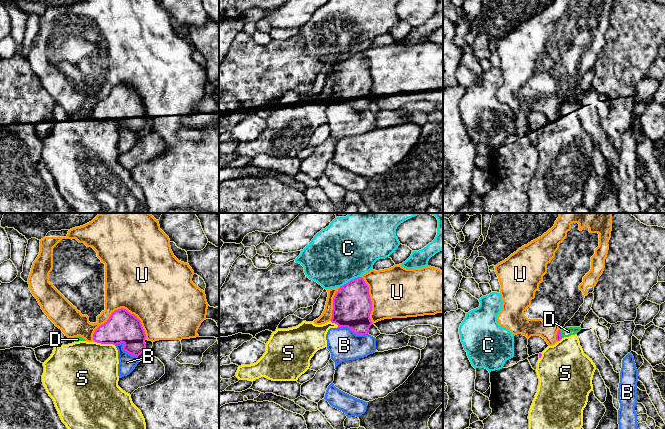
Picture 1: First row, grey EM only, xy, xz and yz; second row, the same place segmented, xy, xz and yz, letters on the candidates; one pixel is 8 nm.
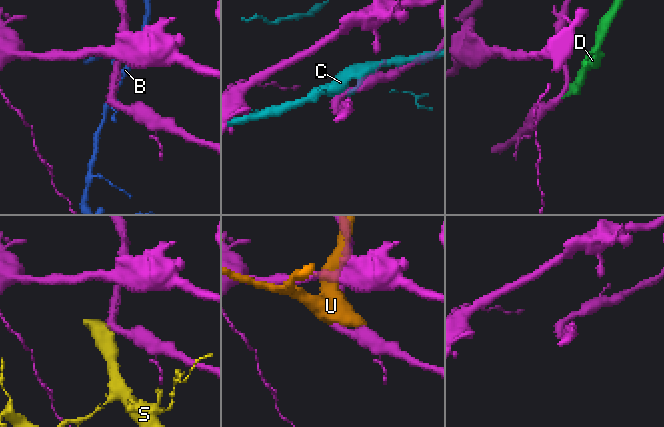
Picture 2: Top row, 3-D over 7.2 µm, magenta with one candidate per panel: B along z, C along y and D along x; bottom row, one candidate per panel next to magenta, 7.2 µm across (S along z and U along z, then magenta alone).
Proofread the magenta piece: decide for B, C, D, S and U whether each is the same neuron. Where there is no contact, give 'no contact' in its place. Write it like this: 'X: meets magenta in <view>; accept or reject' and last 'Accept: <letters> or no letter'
B: meets magenta in xz; reject
C: meets magenta in xz; reject
D: meets magenta in yz; reject
S: meets magenta in xy; reject
U: meets magenta in xy; reject
Accept: no letter

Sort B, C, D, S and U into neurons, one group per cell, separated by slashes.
B / C / D S / U

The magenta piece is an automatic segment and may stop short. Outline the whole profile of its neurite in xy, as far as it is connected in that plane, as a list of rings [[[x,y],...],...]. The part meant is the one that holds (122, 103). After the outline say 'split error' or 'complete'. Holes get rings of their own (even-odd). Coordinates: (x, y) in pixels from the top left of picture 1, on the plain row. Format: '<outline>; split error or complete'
[[[126,85],[115,86],[109,95],[93,110],[93,116],[101,120],[121,120],[127,129],[139,132],[146,124],[146,110],[141,97]]]; complete

